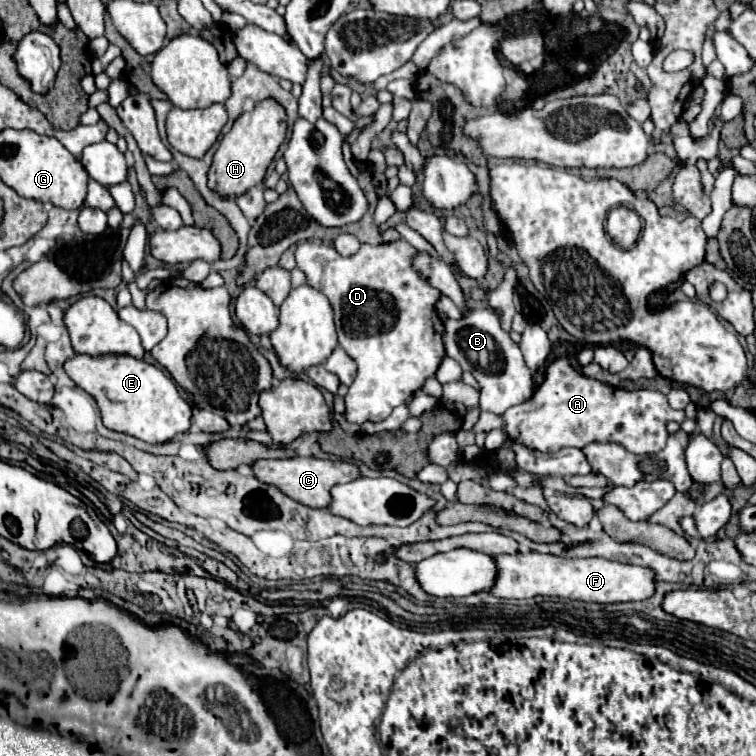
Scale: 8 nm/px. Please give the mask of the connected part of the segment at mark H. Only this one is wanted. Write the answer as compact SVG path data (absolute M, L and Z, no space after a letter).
M274 98L258 102L256 108L250 112L242 112L236 118L232 130L222 138L214 154L214 162L208 174L210 188L218 190L222 196L236 198L238 194L246 192L250 186L260 184L274 154L278 152L280 144L286 140L286 132L288 132L286 110Z

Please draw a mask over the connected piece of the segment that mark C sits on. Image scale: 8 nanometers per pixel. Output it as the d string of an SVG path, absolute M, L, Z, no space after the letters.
M288 458L288 460L258 460L254 462L254 472L260 482L278 486L284 494L294 498L296 502L302 502L310 508L328 508L332 500L332 486L352 482L360 478L360 468L346 460L320 460L320 458Z

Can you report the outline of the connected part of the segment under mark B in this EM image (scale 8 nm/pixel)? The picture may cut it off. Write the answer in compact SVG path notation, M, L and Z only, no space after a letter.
M474 308L462 320L444 322L446 356L460 362L460 366L474 374L480 384L480 408L502 414L514 404L530 400L534 394L534 374L524 362L522 350L506 330L500 328L498 316L490 308Z

